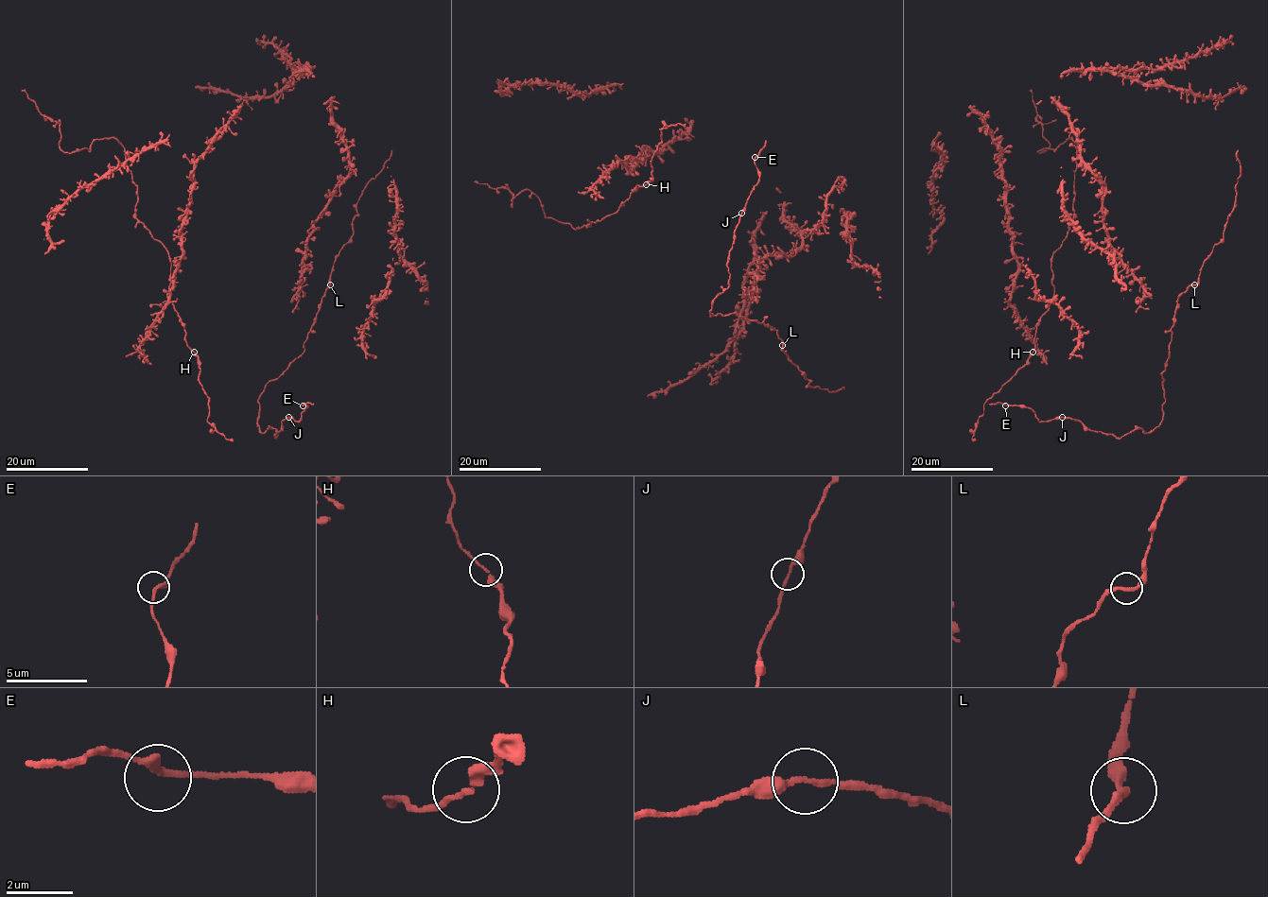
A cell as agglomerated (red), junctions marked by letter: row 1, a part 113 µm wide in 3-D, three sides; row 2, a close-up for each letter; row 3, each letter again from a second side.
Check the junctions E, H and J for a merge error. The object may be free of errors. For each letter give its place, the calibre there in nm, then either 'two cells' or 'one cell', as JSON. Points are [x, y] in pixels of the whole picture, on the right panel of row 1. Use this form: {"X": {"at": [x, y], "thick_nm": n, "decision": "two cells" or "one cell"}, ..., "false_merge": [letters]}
{"E": {"at": [1005, 405], "thick_nm": 200, "decision": "one cell"}, "H": {"at": [1033, 352], "thick_nm": 200, "decision": "one cell"}, "J": {"at": [1062, 417], "thick_nm": 190, "decision": "one cell"}, "false_merge": []}

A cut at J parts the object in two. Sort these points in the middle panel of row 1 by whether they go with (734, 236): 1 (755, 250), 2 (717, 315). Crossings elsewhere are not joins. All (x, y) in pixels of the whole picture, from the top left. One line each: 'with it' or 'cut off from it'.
1: cut off from it
2: with it

